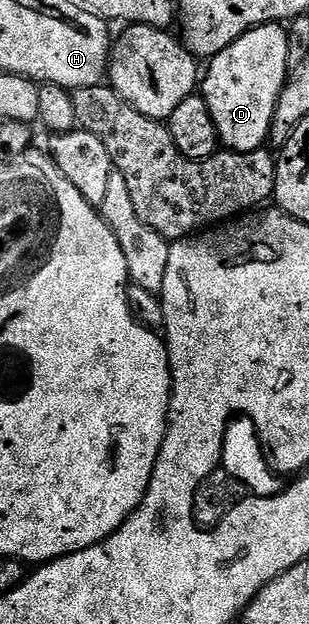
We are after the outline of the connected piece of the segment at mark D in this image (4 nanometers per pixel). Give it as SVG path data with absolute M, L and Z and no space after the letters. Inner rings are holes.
M261 24L253 28L243 38L231 42L227 50L208 61L209 73L204 73L200 85L200 95L205 97L207 110L217 127L217 139L230 152L259 152L266 147L269 131L275 118L275 108L289 79L288 38L289 33L281 24Z

